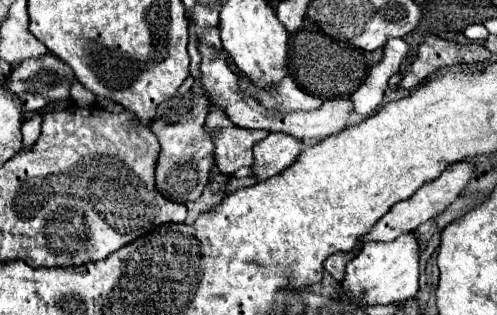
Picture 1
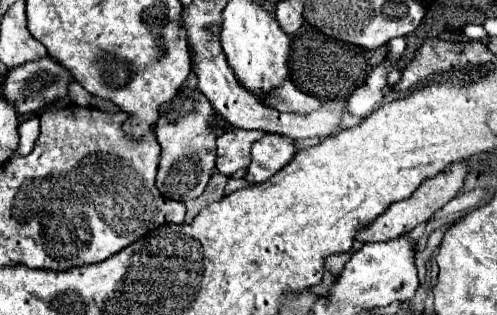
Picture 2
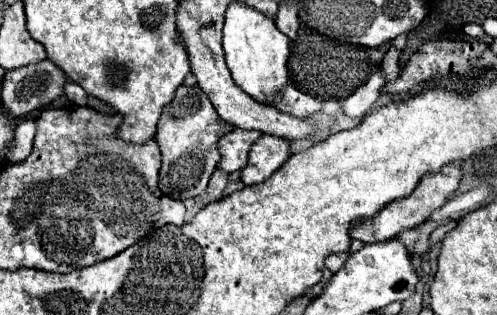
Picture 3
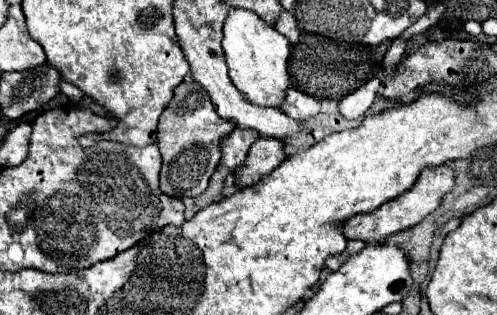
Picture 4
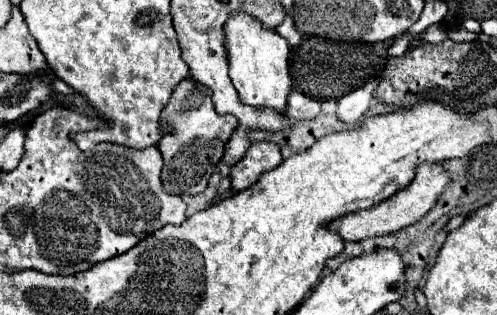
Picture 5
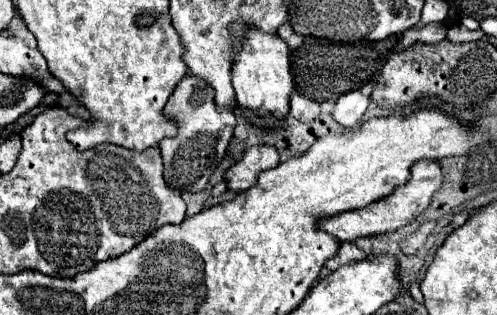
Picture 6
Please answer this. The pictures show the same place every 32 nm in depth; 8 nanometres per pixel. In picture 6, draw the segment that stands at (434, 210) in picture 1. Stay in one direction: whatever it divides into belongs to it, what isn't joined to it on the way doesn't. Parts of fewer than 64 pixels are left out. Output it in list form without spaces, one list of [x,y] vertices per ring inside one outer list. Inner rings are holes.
[[[420,160],[418,164],[412,166],[412,178],[404,184],[398,186],[396,192],[392,192],[392,196],[386,196],[386,200],[378,200],[362,210],[352,210],[352,212],[344,212],[338,214],[334,218],[324,218],[320,220],[320,228],[334,234],[336,238],[340,238],[342,242],[354,242],[358,238],[368,238],[368,236],[380,236],[380,234],[390,234],[396,232],[398,228],[414,222],[420,214],[424,214],[424,210],[430,206],[434,192],[438,192],[444,184],[444,172],[436,162],[430,160]]]

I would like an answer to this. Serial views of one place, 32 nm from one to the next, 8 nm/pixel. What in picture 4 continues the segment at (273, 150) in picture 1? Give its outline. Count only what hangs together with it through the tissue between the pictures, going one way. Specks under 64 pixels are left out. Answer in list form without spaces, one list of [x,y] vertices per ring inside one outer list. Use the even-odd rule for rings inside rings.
[[[262,136],[252,144],[246,162],[236,170],[236,184],[240,184],[242,188],[252,186],[260,182],[264,176],[268,176],[272,170],[276,170],[278,164],[284,160],[284,142],[278,138]]]

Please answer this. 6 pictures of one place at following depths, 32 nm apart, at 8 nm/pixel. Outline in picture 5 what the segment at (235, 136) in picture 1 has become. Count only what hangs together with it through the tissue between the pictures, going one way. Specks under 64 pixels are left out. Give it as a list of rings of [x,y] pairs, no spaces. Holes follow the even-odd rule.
[[[234,132],[230,138],[228,138],[228,142],[226,142],[226,150],[224,150],[224,158],[222,158],[222,162],[226,162],[228,166],[234,166],[234,164],[238,164],[242,158],[244,158],[244,154],[246,154],[246,150],[250,148],[250,138],[248,136],[238,136],[238,132]]]

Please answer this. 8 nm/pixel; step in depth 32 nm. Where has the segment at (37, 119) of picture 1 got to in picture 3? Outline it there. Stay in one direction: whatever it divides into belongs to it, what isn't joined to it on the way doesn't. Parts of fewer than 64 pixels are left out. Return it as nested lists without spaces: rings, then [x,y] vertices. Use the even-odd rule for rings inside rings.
[[[22,120],[16,126],[16,134],[14,134],[14,148],[8,154],[8,162],[18,162],[24,160],[34,144],[34,136],[36,136],[36,120]]]

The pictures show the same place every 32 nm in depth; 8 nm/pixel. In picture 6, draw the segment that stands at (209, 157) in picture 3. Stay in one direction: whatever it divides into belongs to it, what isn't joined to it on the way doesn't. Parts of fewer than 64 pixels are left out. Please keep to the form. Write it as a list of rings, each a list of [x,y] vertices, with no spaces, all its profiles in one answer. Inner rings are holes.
[[[192,74],[180,80],[168,104],[164,106],[164,116],[168,116],[178,126],[178,134],[174,138],[164,138],[160,142],[160,152],[164,158],[164,180],[168,188],[176,192],[202,192],[214,168],[226,156],[226,148],[232,140],[238,118],[228,110],[216,110],[212,88]]]

